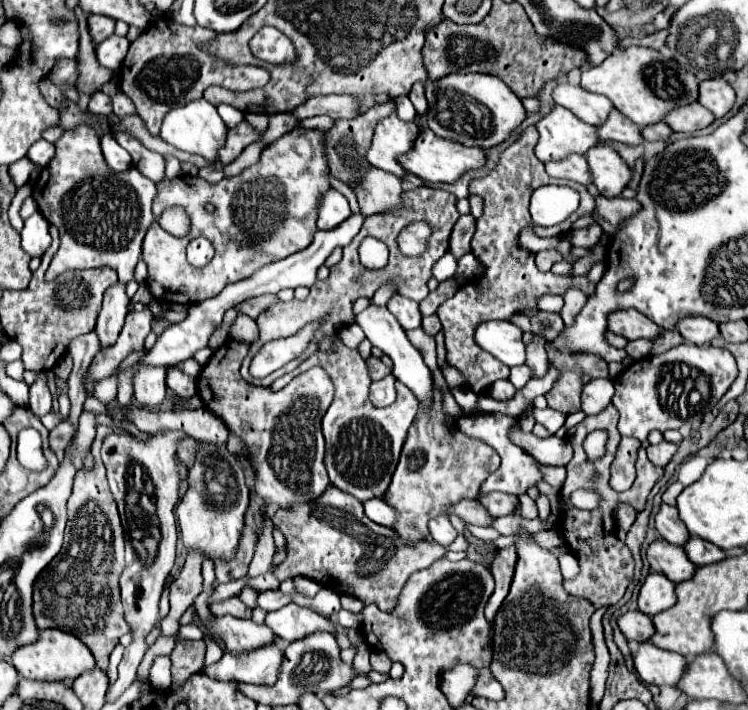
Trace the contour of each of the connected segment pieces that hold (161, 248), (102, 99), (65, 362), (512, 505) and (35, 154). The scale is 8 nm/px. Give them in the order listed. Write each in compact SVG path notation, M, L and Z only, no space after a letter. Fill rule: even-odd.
M292 130L284 134L282 138L278 138L276 142L272 142L270 146L266 146L260 154L260 160L254 166L246 168L238 176L232 176L232 178L224 176L218 184L210 184L202 180L200 176L196 178L180 176L176 180L158 182L158 194L152 206L154 216L160 216L160 212L172 204L180 204L188 212L192 228L186 238L172 238L168 232L164 232L158 226L158 222L152 222L152 226L148 228L144 246L142 246L142 258L148 264L146 284L152 296L160 302L180 302L180 304L194 302L196 304L196 302L202 302L206 298L220 294L222 288L228 286L230 282L240 282L252 276L252 272L260 270L264 264L282 260L284 256L290 256L294 252L308 248L316 232L316 206L318 206L316 200L320 200L320 194L326 188L330 188L326 180L328 164L326 164L326 156L322 148L322 136L324 136L322 130ZM206 202L216 206L214 214L208 214L204 210ZM196 236L208 238L216 250L216 256L202 270L192 268L192 264L188 264L186 260L186 246Z
M96 90L90 98L90 104L88 104L88 110L92 114L102 114L102 116L108 116L110 114L110 96L104 94L102 90Z
M64 354L62 360L60 360L60 362L56 364L56 368L54 368L54 374L56 374L60 380L66 382L66 378L70 376L70 372L72 372L72 358L70 358L68 354Z
M504 492L480 494L478 500L480 500L480 504L488 510L488 514L492 514L494 518L512 514L512 512L516 512L516 508L518 508L518 498L512 496L512 494L504 494Z
M38 140L30 150L28 150L28 160L32 160L38 166L46 166L54 156L54 144L46 140Z

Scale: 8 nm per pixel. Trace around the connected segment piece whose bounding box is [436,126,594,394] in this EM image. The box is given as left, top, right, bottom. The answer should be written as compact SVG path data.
M528 126L516 142L512 142L502 154L498 164L482 178L474 178L470 182L470 194L478 194L484 198L484 214L476 220L476 234L472 238L472 254L478 256L478 260L486 266L484 276L478 280L468 280L460 286L460 290L440 304L436 314L442 324L444 332L445 348L448 350L448 364L456 366L476 394L486 394L488 388L500 380L508 378L510 368L506 364L500 364L494 356L480 350L480 346L474 342L474 328L480 322L486 320L508 320L512 314L524 312L528 308L536 308L536 298L542 294L564 294L566 288L576 286L584 290L588 296L594 294L594 284L588 282L586 276L556 276L556 274L544 274L534 264L534 252L522 248L516 244L518 232L532 224L528 204L530 196L536 188L544 184L564 184L574 188L580 194L580 206L574 214L570 214L564 222L552 226L552 228L540 228L534 226L534 232L538 236L556 236L570 232L570 226L576 218L582 214L592 214L594 210L594 198L588 194L588 190L582 184L576 184L572 180L556 180L550 178L544 170L544 164L534 156L534 144L538 140L538 132L534 126Z

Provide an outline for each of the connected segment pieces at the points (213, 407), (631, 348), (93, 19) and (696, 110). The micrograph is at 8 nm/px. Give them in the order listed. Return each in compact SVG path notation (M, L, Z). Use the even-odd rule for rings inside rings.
M230 338L214 350L196 380L198 396L204 408L214 412L226 428L246 444L248 460L254 468L252 482L258 496L280 508L316 500L330 484L324 468L324 436L320 422L332 404L334 384L328 380L324 368L314 366L298 374L278 392L252 386L240 376L240 362L248 354L248 348L248 342Z
M632 340L626 344L624 348L628 352L628 356L632 356L634 360L640 360L644 356L648 356L650 352L650 340Z
M90 14L88 16L88 32L90 32L94 44L100 44L104 38L108 38L114 32L114 20L108 16Z
M692 102L684 108L674 108L668 112L664 122L674 130L674 132L696 132L714 122L714 116L702 108L698 102Z

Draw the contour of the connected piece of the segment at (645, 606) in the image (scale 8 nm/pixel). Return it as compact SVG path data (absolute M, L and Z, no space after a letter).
M648 574L638 592L638 608L650 618L662 610L672 608L676 604L674 586L676 584L670 582L664 574Z

